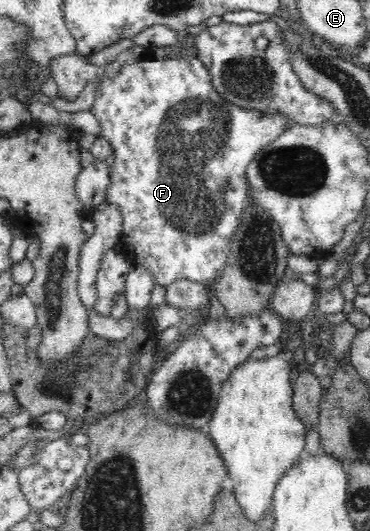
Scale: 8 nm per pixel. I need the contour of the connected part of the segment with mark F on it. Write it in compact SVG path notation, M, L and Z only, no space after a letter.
M181 50L181 58L173 60L169 58L161 61L152 57L150 53L145 53L136 62L126 65L117 73L113 80L104 79L98 88L96 102L91 111L95 115L101 127L101 136L111 145L113 151L113 164L109 166L109 184L105 190L105 203L113 205L121 213L121 234L119 243L121 254L131 265L142 266L146 272L151 274L155 285L167 286L177 279L192 280L201 283L212 289L215 282L219 282L219 276L223 276L223 268L227 266L229 252L231 252L231 240L235 232L239 230L245 208L248 206L248 180L246 179L246 166L256 157L256 154L267 144L271 144L277 136L283 134L283 130L289 124L290 120L281 115L267 115L245 111L232 103L219 97L219 92L213 89L211 74L203 67L203 63L197 57L187 56L186 51Z

